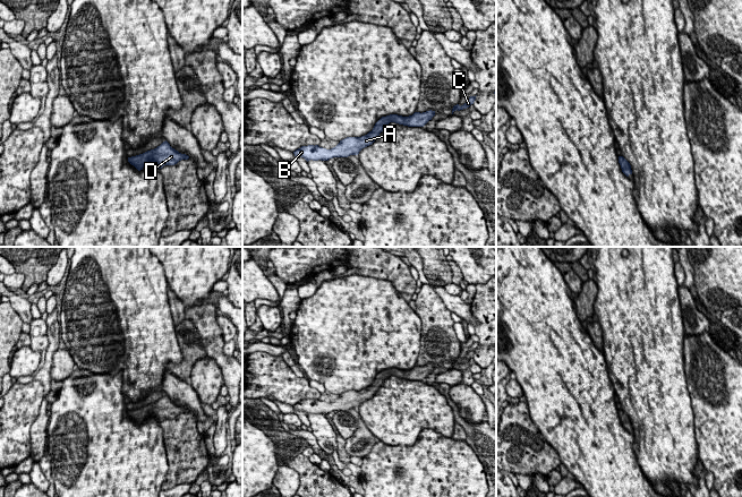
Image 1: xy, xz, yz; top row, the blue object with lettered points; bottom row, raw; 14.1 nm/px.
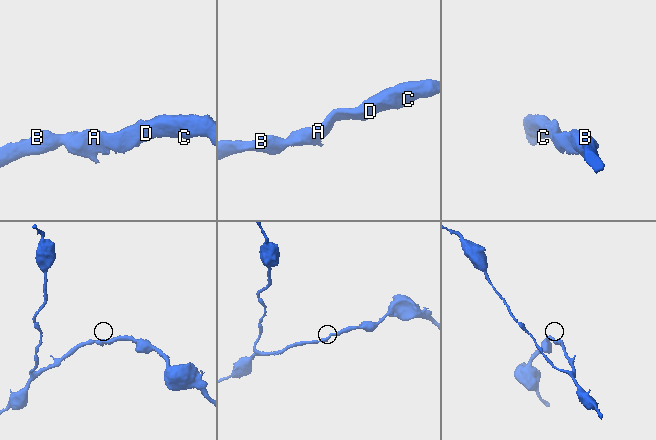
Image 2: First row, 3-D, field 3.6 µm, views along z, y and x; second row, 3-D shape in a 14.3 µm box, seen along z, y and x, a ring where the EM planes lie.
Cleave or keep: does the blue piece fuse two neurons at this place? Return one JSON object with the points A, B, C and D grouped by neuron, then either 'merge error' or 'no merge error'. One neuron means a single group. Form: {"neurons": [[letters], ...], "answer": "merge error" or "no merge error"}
{"neurons": [["A", "B", "C", "D"]], "answer": "no merge error"}

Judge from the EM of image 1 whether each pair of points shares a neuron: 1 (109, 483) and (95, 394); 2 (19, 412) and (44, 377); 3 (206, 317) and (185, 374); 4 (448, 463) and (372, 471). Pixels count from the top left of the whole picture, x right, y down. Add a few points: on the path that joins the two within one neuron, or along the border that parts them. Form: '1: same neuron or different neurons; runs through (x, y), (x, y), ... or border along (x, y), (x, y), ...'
1: same neuron; runs through (107, 461), (103, 417)
2: different neurons; border along (34, 379), (42, 385), (44, 391)
3: different neurons; border along (186, 317), (195, 326), (207, 356)
4: same neuron; runs through (428, 465), (395, 464), (391, 469)

